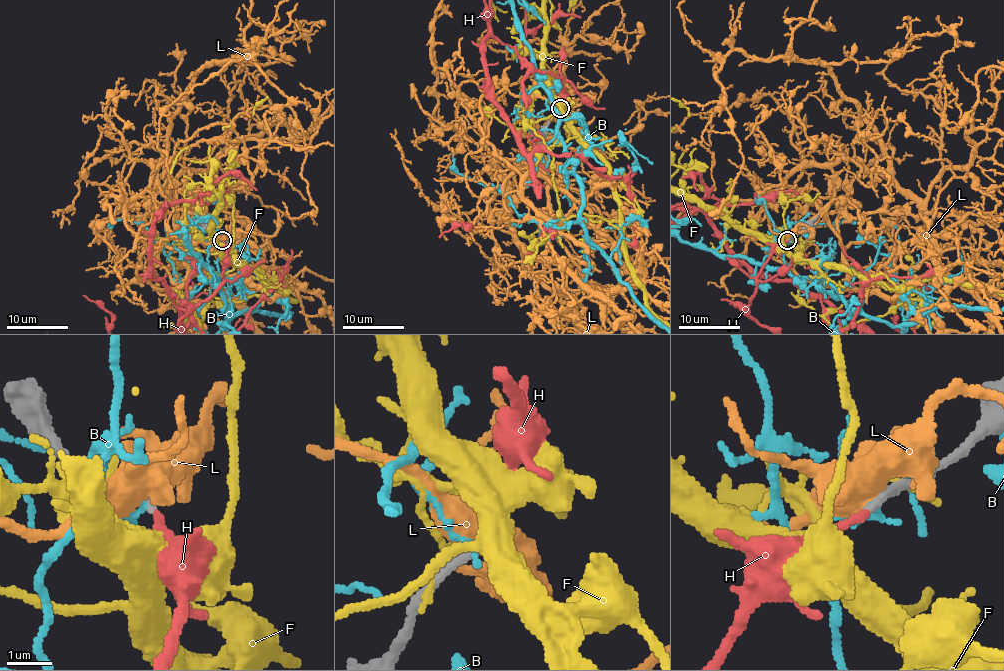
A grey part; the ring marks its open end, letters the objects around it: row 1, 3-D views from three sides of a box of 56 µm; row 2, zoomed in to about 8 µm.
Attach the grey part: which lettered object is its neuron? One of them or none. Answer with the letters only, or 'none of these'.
H

